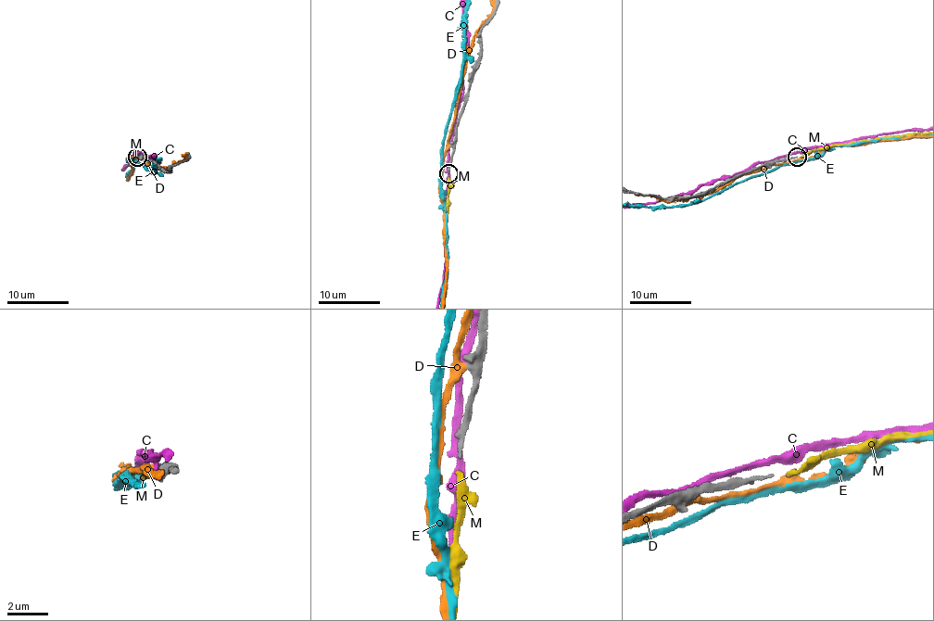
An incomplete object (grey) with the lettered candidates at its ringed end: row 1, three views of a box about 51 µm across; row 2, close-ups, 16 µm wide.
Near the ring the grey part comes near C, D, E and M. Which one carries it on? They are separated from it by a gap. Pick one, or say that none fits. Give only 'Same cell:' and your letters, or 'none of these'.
Same cell: M

